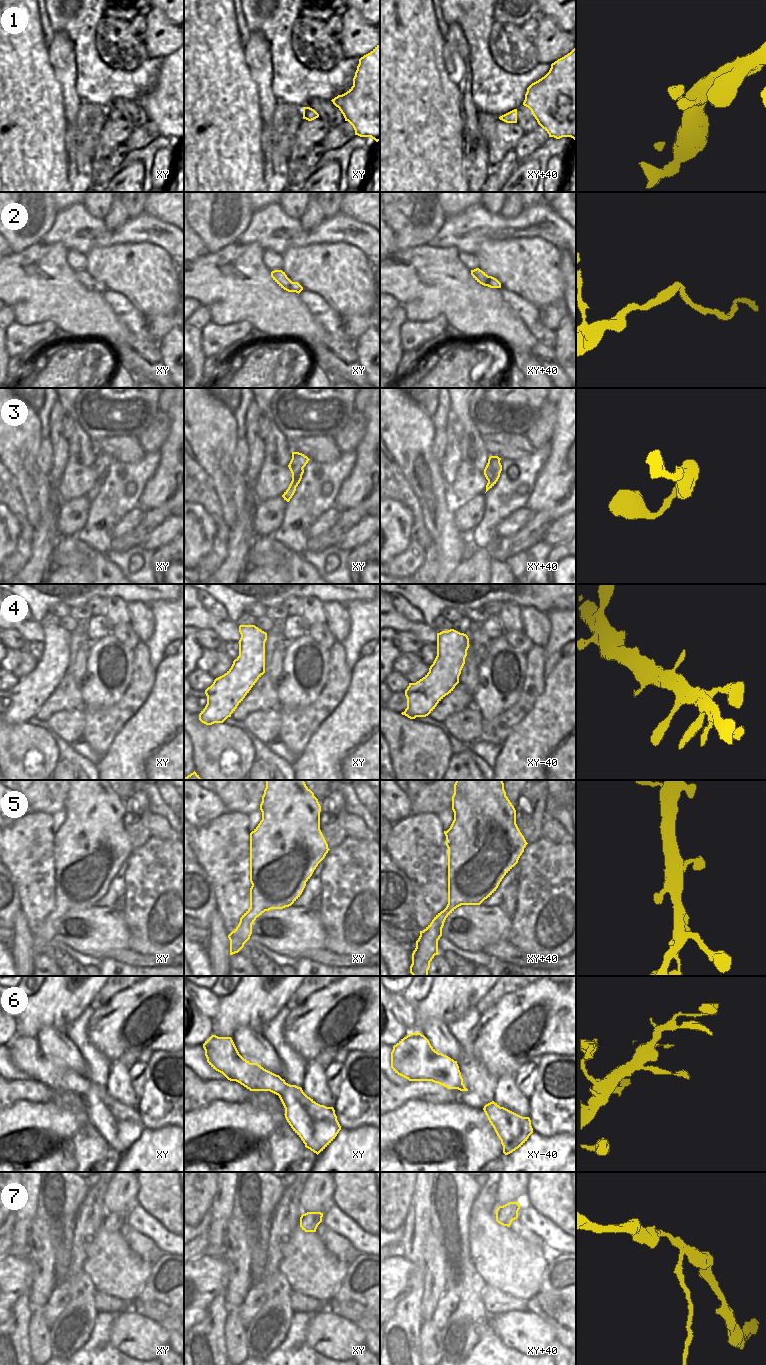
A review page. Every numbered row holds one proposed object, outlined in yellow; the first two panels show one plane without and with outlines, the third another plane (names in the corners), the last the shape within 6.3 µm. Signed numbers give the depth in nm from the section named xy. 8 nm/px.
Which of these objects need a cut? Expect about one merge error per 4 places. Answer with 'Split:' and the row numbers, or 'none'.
Split: 3

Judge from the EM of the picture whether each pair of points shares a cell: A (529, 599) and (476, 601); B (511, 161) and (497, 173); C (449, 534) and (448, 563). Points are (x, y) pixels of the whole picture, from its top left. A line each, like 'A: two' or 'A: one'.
A: one
B: one
C: one

